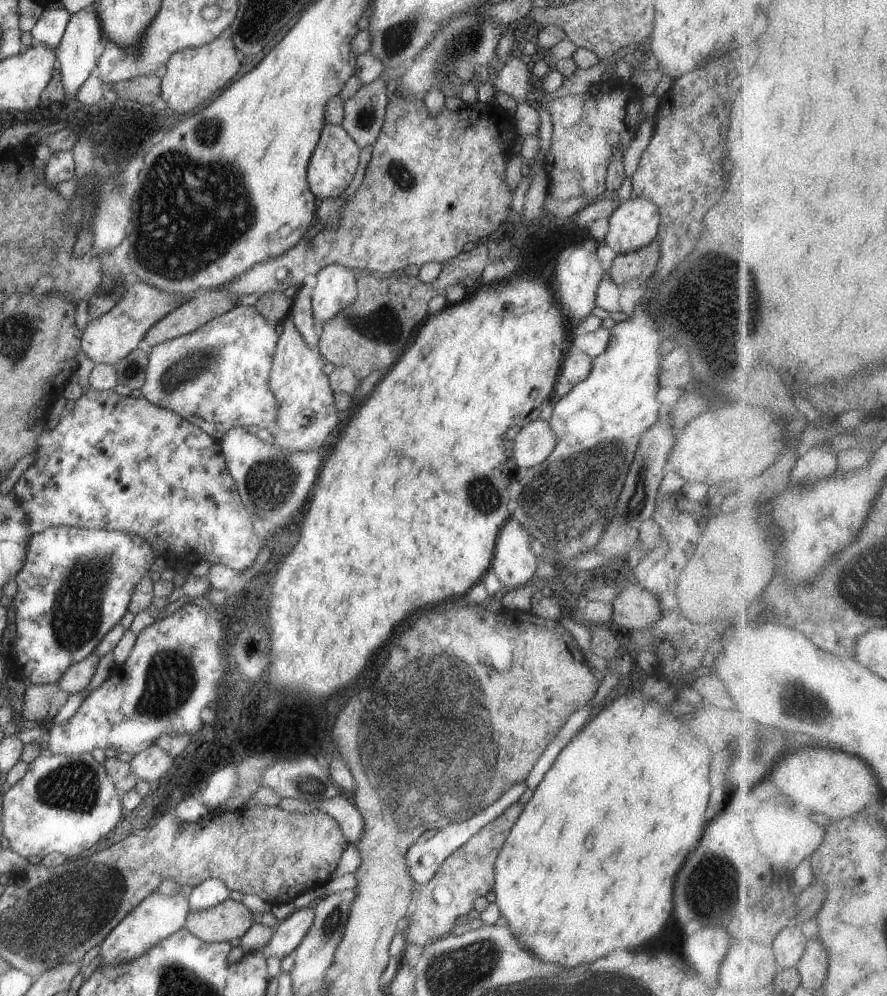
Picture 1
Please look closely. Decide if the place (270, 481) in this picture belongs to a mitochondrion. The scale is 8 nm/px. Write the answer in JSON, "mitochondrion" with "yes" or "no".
{"mitochondrion":"yes"}

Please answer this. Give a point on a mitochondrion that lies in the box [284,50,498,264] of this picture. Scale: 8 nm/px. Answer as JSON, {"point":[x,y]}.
{"point":[401,176]}

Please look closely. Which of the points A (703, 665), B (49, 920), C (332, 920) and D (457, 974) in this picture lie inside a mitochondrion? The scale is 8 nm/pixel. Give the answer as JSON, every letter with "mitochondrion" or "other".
{"A":"other","B":"mitochondrion","C":"mitochondrion","D":"mitochondrion"}

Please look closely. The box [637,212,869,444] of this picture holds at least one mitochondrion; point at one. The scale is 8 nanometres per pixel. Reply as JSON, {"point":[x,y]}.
{"point":[714,289]}

